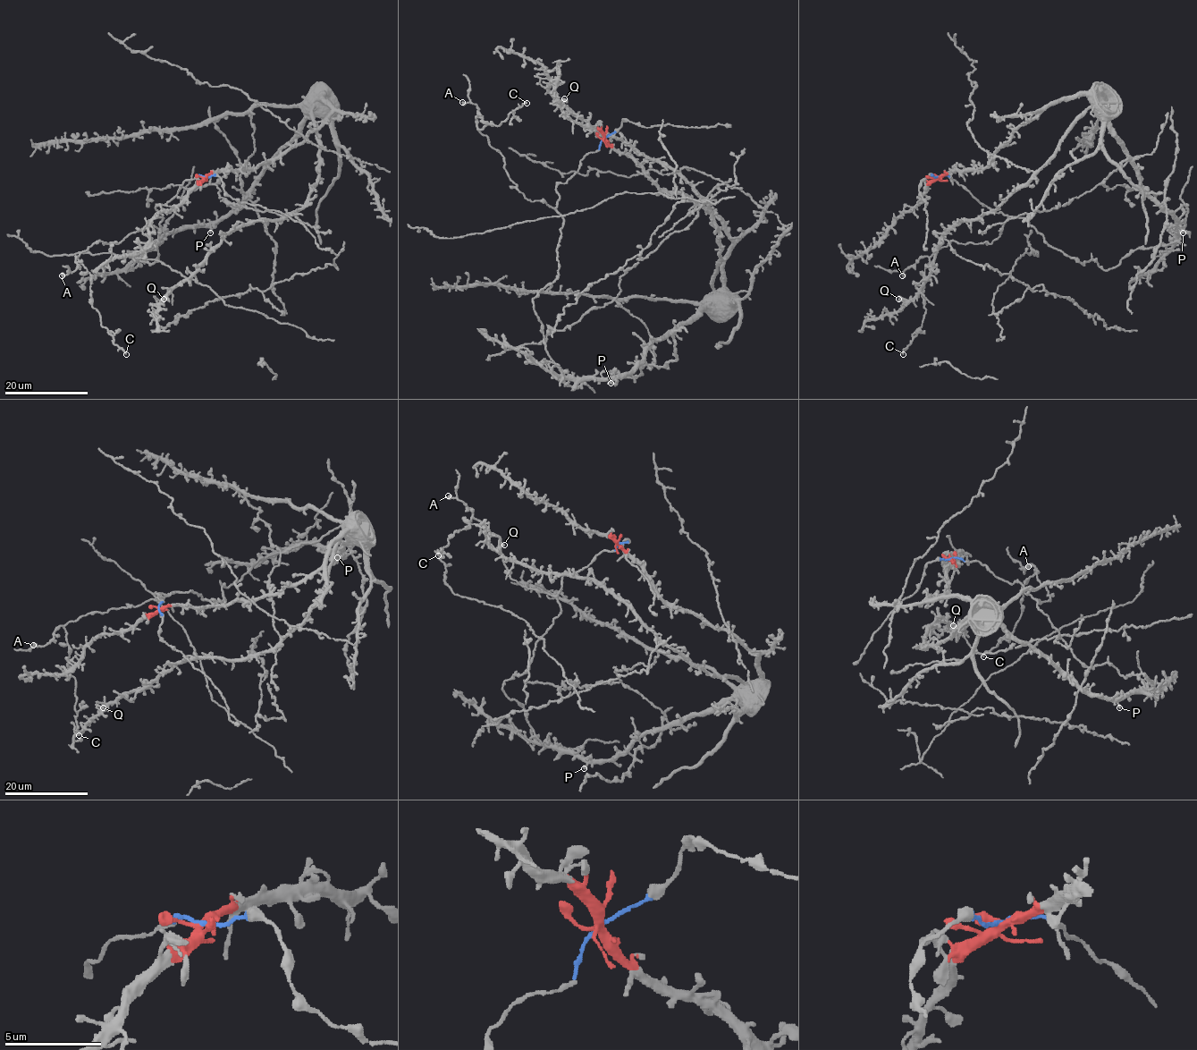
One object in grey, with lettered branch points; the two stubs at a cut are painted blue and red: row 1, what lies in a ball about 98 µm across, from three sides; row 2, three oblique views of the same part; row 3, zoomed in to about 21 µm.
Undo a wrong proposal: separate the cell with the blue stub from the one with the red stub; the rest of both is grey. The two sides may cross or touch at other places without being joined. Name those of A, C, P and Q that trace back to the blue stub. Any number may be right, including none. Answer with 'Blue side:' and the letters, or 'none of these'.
Blue side: A, C

